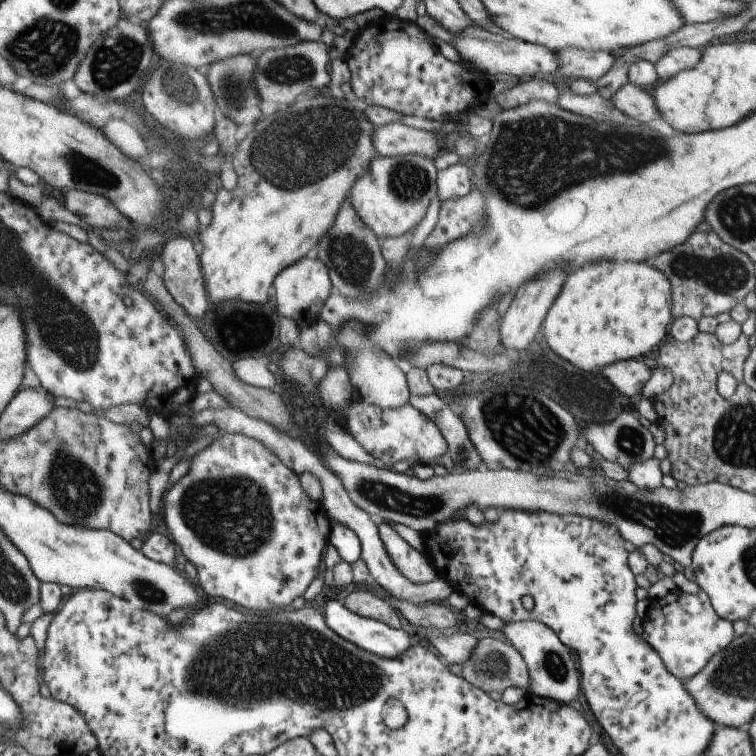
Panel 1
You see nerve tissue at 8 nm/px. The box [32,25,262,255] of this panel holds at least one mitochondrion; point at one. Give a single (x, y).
(118, 58)

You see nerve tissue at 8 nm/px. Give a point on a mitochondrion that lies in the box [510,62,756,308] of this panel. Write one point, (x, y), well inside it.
(722, 274)

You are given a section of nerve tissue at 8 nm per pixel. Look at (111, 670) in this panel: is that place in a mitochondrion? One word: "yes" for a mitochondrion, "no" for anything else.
no

